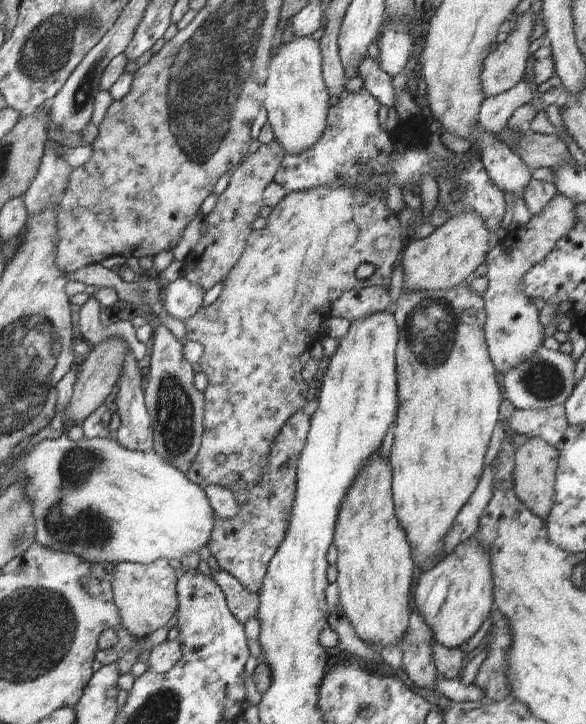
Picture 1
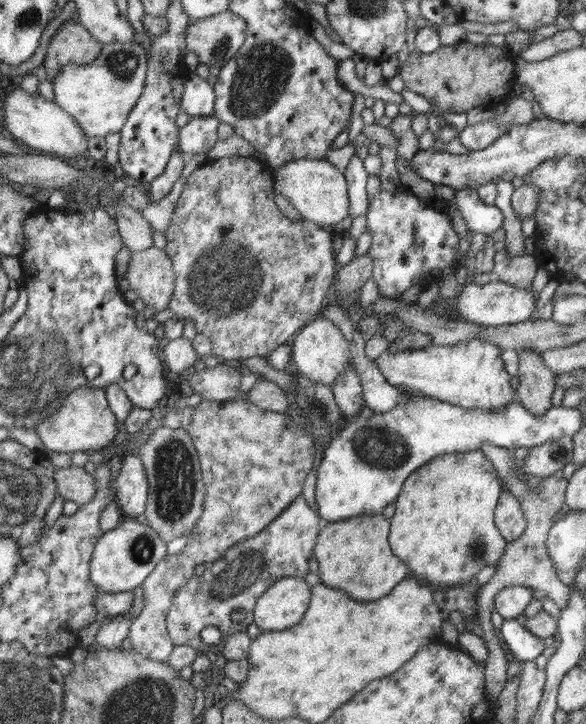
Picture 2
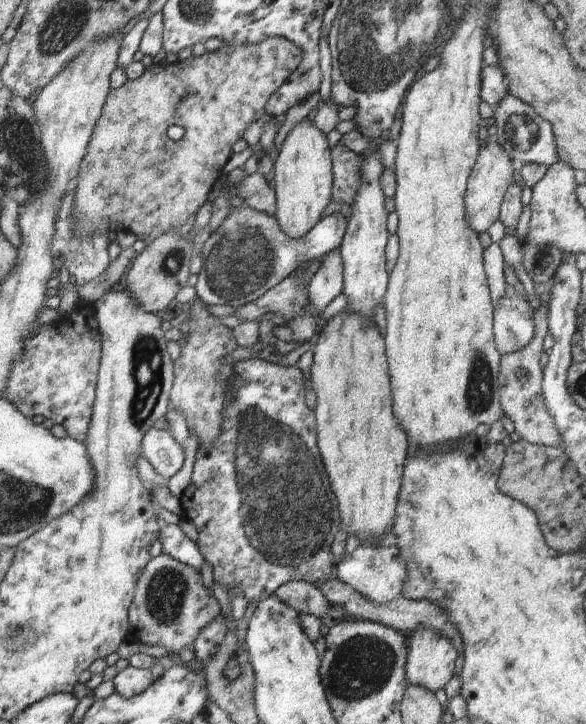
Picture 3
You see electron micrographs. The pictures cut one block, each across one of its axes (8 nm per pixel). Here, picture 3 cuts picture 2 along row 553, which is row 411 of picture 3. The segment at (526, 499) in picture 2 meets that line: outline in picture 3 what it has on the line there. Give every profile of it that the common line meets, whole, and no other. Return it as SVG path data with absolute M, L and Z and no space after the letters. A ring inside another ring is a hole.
M547 303L541 304L540 309L535 309L534 339L524 349L501 356L497 380L502 411L514 423L515 432L527 442L544 447L562 448L561 437L546 409L541 386L544 370L540 367L540 357L543 352L543 341L549 332L548 312Z

